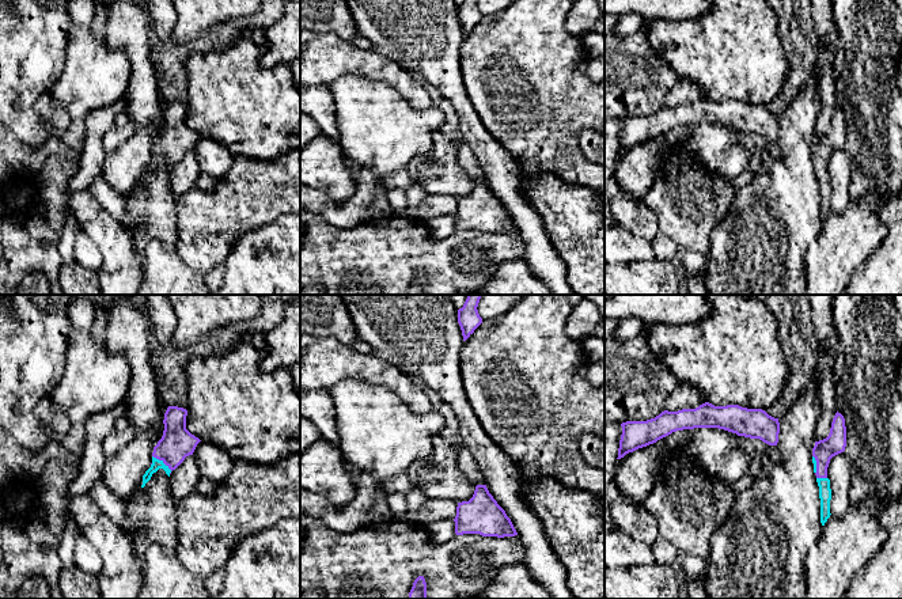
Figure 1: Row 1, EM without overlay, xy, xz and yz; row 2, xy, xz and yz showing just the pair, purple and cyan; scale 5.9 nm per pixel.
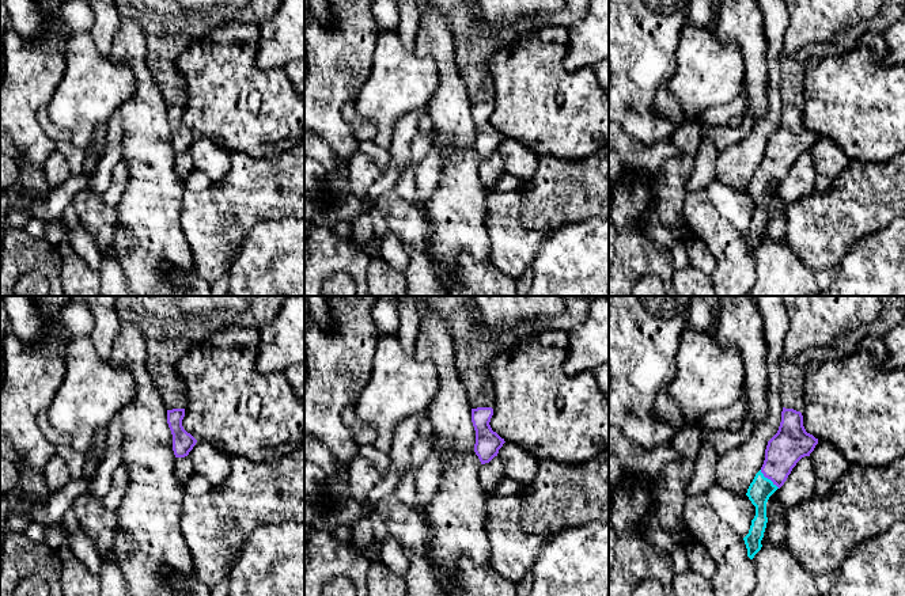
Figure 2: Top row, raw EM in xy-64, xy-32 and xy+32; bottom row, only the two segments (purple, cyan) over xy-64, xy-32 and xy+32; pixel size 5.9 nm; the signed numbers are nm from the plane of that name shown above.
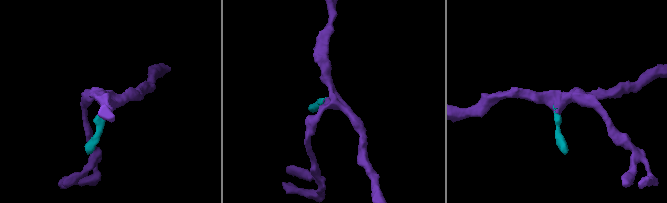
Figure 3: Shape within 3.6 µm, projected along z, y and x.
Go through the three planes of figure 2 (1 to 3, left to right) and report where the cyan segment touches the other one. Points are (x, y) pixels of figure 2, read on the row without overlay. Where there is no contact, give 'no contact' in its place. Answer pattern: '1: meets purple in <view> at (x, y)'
1: no contact
2: no contact
3: meets purple in xy+32 at (769, 174)

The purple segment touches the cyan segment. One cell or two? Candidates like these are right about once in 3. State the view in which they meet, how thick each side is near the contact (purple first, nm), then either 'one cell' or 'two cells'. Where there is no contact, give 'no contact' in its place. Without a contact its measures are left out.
contact in xy; calibres 200 and 60 nm; one cell

